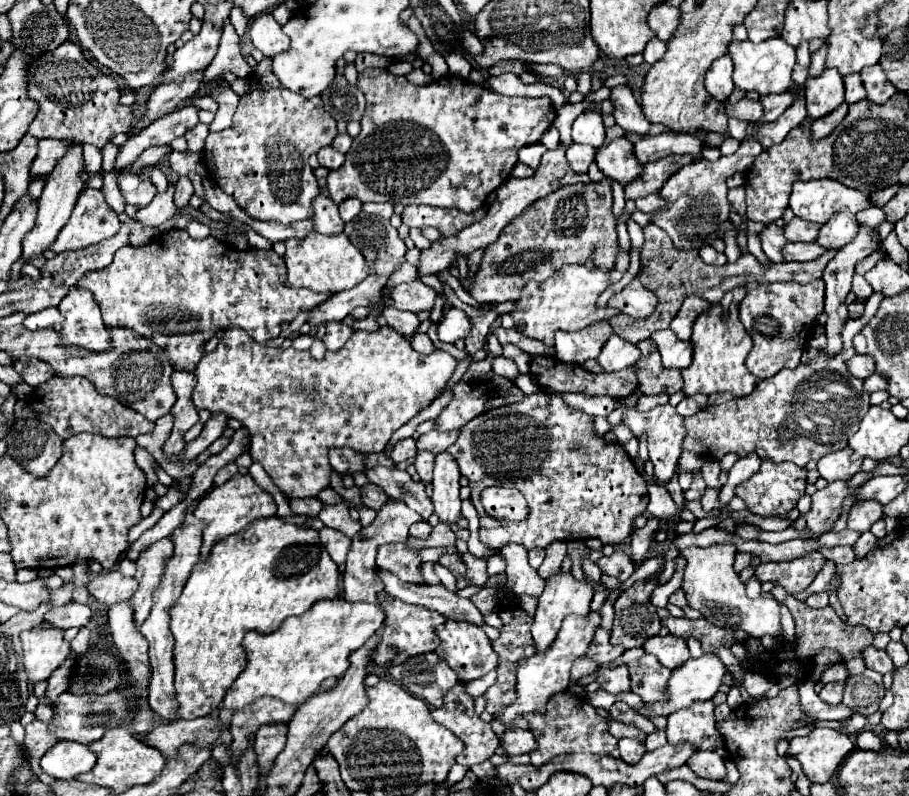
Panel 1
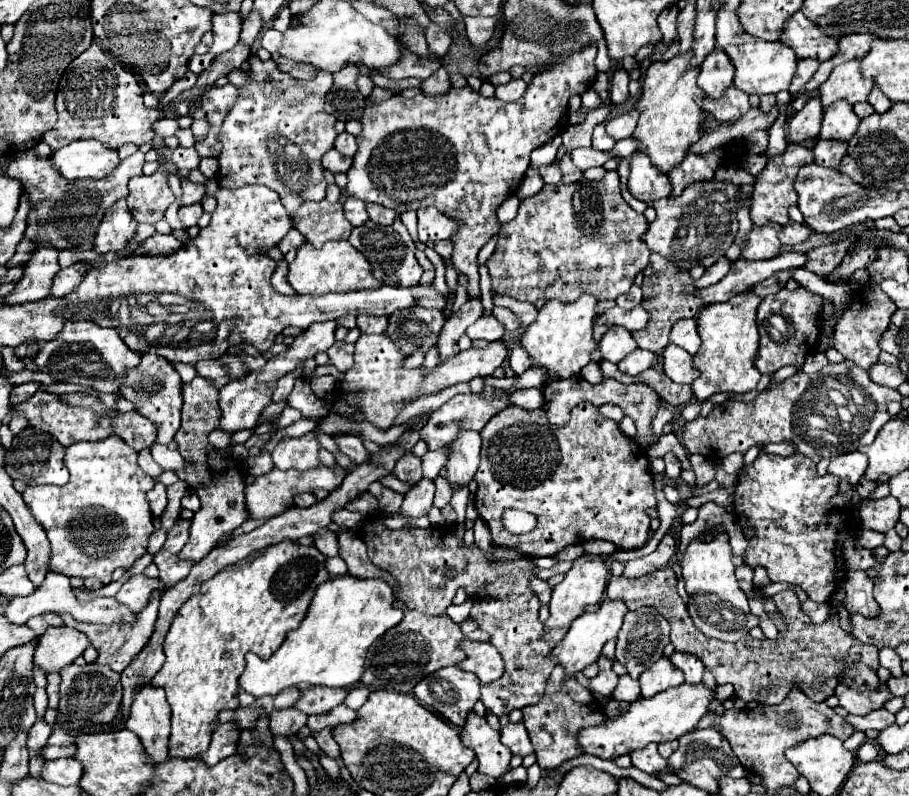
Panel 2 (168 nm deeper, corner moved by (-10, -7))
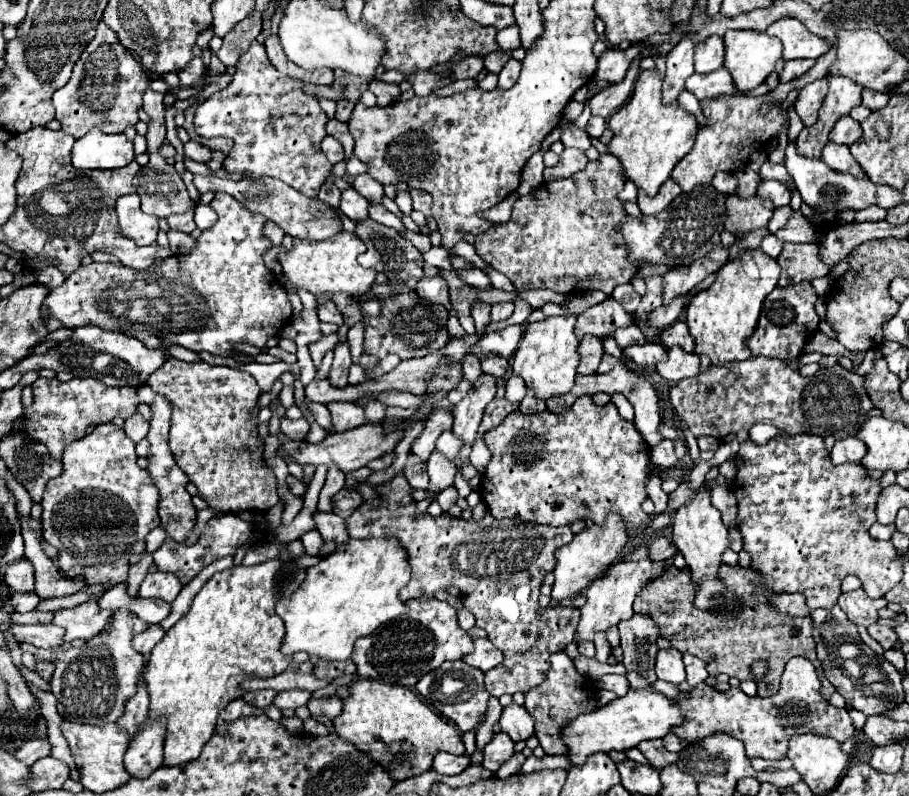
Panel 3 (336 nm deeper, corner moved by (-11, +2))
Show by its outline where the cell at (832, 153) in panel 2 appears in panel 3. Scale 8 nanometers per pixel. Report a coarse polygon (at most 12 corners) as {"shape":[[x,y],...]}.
{"shape":[[829,143],[821,157],[833,171],[867,179],[847,145]]}

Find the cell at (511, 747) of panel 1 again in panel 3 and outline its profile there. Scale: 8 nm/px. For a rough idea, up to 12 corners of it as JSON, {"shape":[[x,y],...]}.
{"shape":[[523,705],[503,709],[499,727],[513,741],[533,735],[533,717]]}

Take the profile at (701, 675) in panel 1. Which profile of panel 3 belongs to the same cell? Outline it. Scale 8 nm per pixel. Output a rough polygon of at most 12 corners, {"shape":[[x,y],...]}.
{"shape":[[629,691],[561,729],[571,765],[681,723],[659,691]]}

